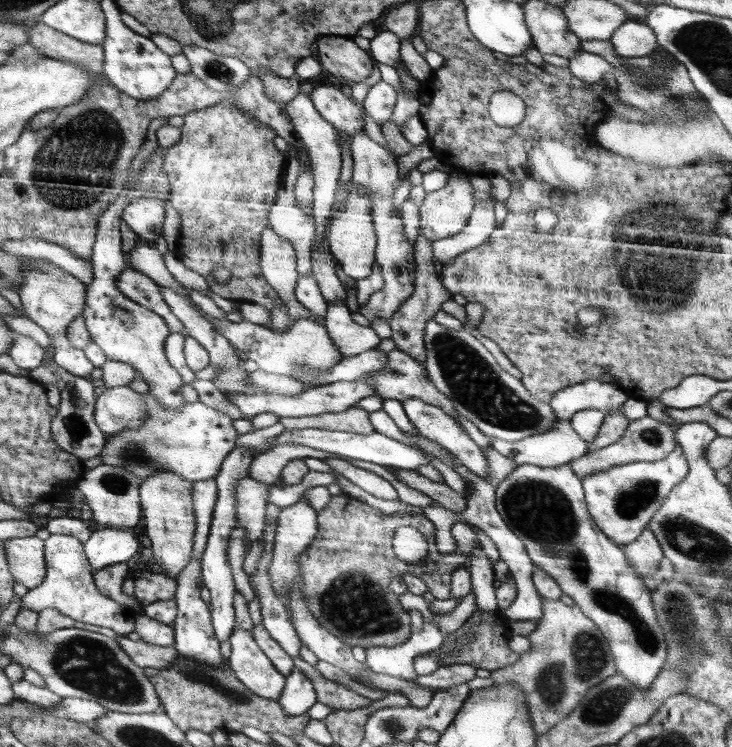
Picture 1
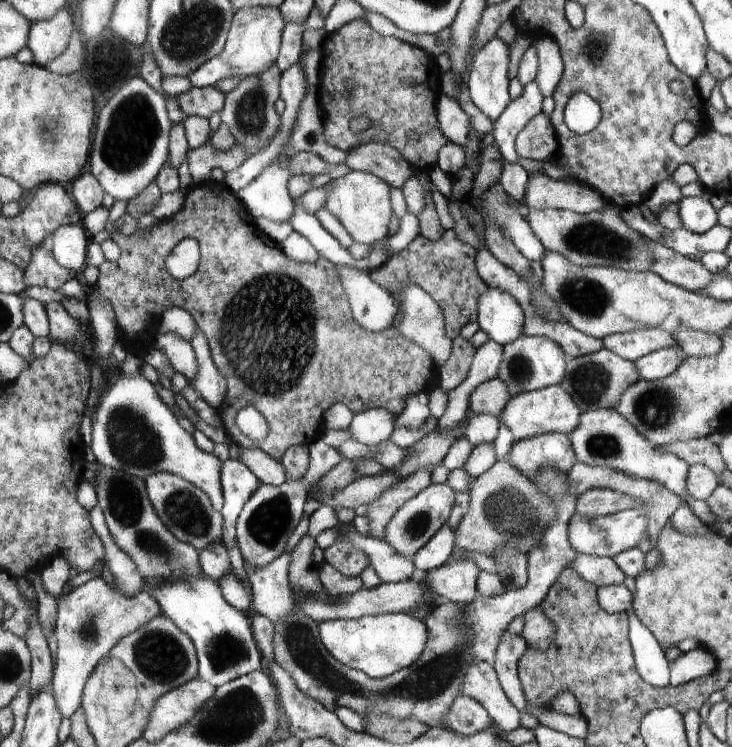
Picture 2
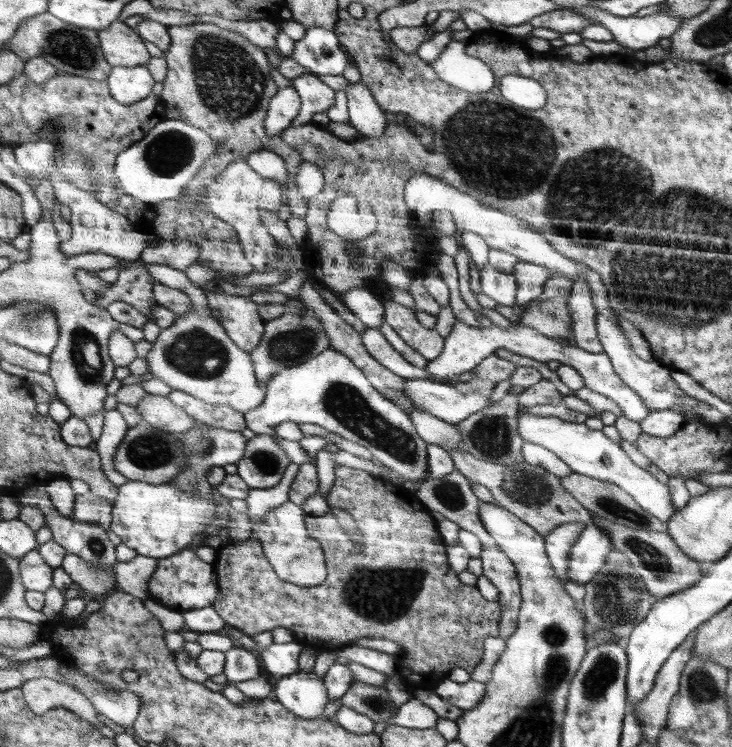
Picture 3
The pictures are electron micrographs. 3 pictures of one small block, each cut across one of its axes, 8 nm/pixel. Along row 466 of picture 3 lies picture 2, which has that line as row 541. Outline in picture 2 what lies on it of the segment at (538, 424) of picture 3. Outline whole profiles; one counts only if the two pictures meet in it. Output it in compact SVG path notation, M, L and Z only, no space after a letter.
M625 509L617 514L606 514L606 516L580 516L574 512L568 520L568 535L572 548L579 555L607 557L614 559L618 554L624 553L638 546L642 534L648 529L646 514L638 509Z

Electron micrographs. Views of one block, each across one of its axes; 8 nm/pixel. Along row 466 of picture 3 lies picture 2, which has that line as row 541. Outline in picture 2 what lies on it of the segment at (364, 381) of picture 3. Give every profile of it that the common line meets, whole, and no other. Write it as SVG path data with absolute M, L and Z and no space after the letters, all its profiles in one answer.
M431 483L426 486L423 492L418 492L414 498L410 498L408 502L404 502L404 505L398 508L398 512L388 522L388 526L384 530L386 536L382 540L386 540L398 554L412 559L414 554L425 546L428 540L449 520L452 506L454 506L454 494L454 490L450 486L446 486L446 483Z

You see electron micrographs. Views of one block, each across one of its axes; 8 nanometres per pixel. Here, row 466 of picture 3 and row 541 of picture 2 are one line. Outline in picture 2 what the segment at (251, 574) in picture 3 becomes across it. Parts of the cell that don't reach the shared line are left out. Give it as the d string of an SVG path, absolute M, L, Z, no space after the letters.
M340 522L338 528L344 530L344 538L336 540L332 546L323 551L325 562L335 567L342 575L358 577L362 570L370 565L370 560L362 550L348 542L348 538L346 538L348 528L346 528L346 525Z

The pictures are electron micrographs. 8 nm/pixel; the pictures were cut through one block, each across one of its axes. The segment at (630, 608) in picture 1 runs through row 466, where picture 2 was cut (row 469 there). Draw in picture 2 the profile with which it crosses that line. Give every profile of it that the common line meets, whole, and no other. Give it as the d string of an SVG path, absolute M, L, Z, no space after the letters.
M552 432L534 438L518 440L508 456L511 466L527 478L544 466L554 466L562 474L569 474L575 465L574 444L568 434Z

